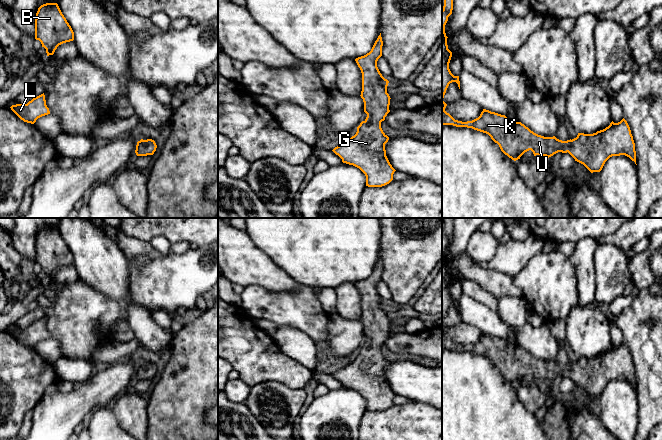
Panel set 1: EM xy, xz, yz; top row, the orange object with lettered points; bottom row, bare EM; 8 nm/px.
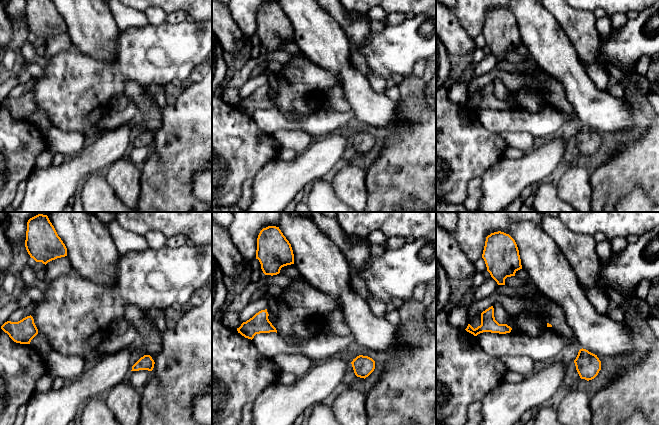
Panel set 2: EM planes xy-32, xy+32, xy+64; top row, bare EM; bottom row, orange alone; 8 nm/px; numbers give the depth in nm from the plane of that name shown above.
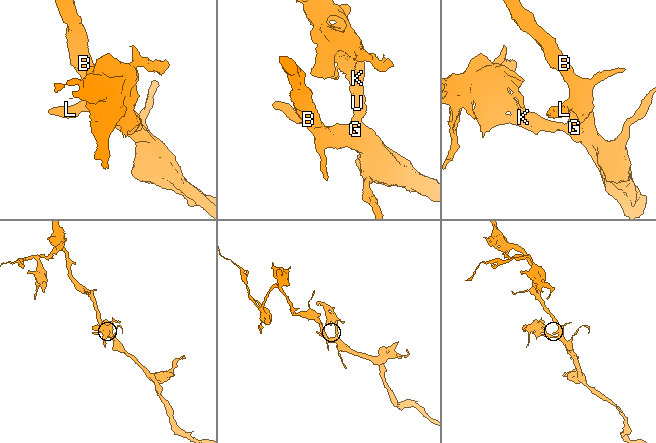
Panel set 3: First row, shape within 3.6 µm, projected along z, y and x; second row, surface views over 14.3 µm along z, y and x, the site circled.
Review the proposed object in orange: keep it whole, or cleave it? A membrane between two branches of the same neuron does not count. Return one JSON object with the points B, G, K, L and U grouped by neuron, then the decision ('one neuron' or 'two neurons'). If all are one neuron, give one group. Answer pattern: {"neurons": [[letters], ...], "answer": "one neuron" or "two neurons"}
{"neurons": [["B", "G", "K", "L", "U"]], "answer": "one neuron"}

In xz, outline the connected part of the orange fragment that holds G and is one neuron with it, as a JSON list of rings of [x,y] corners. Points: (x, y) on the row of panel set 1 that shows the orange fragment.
[[[381,33],[371,51],[355,59],[362,73],[361,98],[367,117],[357,127],[354,136],[332,151],[343,163],[359,168],[366,176],[366,186],[382,187],[393,180],[396,171],[390,164],[385,150],[389,137],[383,132],[381,122],[390,112],[390,96],[387,93],[389,81],[377,67],[382,56]]]

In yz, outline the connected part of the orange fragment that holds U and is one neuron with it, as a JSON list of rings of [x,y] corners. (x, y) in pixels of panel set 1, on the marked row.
[[[444,0],[442,9],[442,126],[453,125],[456,127],[467,127],[488,134],[491,139],[497,143],[501,151],[512,160],[516,161],[527,151],[531,150],[536,155],[551,157],[558,152],[569,153],[575,161],[583,164],[591,173],[600,172],[605,162],[612,156],[625,155],[636,164],[636,151],[633,136],[627,121],[623,118],[620,122],[610,123],[608,127],[593,134],[578,133],[577,137],[567,141],[562,141],[553,137],[544,137],[531,131],[521,122],[509,120],[505,115],[501,115],[489,110],[483,109],[480,116],[472,121],[462,122],[455,120],[445,111],[447,104],[443,101],[444,95],[450,83],[456,82],[460,89],[459,76],[454,76],[449,63],[452,52],[448,49],[445,25],[448,17],[452,14],[453,0]]]

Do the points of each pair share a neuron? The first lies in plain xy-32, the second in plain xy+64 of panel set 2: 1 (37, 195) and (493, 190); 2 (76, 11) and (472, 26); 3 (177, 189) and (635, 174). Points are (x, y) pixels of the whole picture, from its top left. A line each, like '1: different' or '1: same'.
1: same
2: different
3: same

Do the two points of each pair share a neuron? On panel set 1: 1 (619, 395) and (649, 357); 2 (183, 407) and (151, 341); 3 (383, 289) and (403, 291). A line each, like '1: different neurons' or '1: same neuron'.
1: different neurons
2: different neurons
3: different neurons

